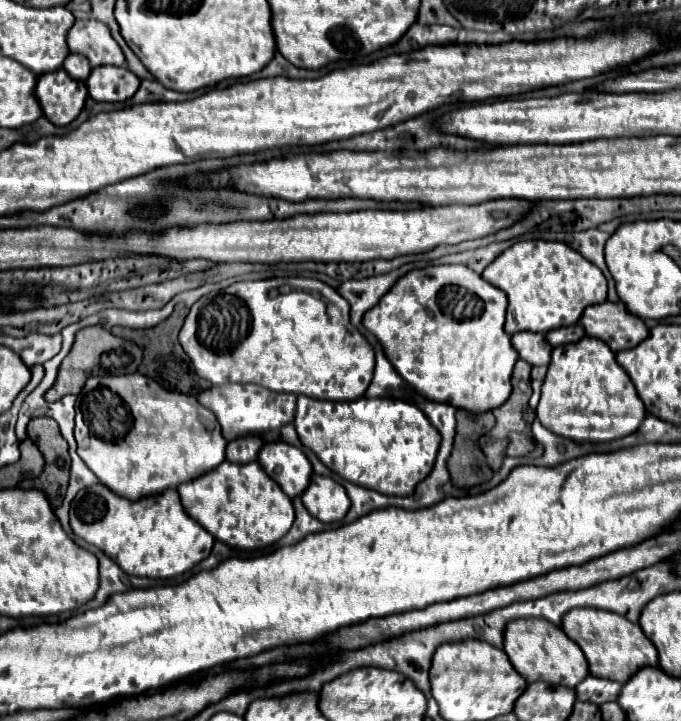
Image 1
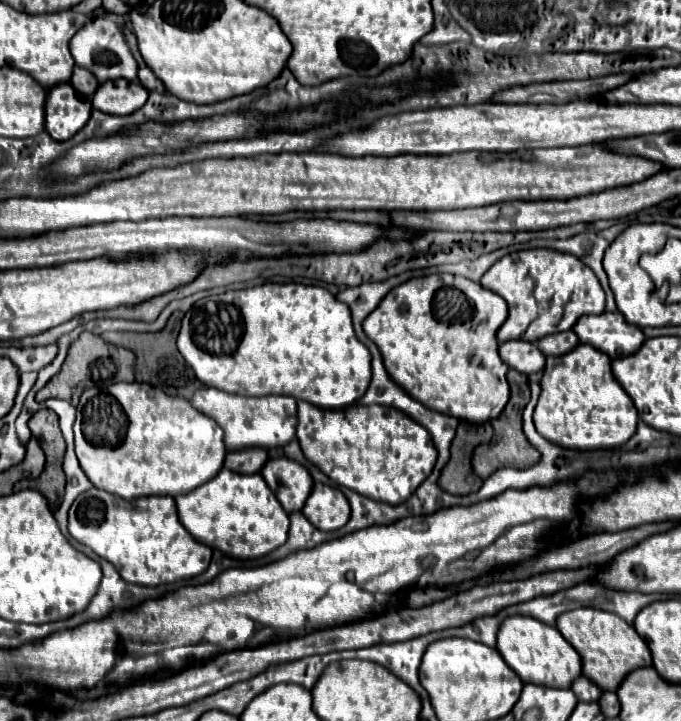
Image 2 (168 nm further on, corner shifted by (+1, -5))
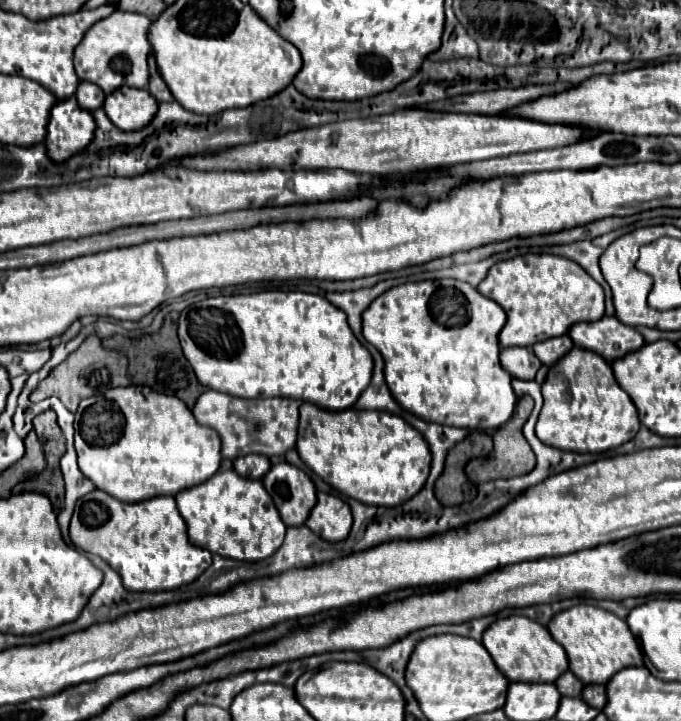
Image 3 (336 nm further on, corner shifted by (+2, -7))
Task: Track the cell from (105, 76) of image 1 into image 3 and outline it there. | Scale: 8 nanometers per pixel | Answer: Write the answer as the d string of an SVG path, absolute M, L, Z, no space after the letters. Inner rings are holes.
M121 87L105 99L105 113L121 131L139 131L157 113L157 99L147 89Z

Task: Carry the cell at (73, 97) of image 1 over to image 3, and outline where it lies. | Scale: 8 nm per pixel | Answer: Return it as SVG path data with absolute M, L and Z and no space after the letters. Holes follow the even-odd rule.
M75 99L57 101L47 125L45 147L51 161L65 163L69 157L87 149L95 133L95 119L89 111L81 111Z

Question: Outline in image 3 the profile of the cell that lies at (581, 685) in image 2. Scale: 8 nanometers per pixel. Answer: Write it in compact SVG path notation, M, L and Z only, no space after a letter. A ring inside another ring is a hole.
M565 671L557 681L555 681L557 689L561 695L567 695L567 697L579 697L581 695L581 687L583 683L571 673L571 671Z

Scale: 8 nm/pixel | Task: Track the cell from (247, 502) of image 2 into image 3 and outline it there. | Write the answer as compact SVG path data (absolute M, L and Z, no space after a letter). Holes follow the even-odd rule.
M233 469L215 473L205 483L177 493L175 499L189 539L215 555L235 561L261 561L271 557L283 543L285 525L263 483L241 479Z

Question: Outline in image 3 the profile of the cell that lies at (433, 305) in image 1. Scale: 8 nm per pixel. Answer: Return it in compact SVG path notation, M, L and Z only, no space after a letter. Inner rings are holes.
M437 279L405 283L379 295L361 315L363 337L385 359L385 381L391 395L409 413L463 429L497 429L513 415L517 397L511 387L511 375L499 363L499 331L505 325L505 311L475 287L457 279Z

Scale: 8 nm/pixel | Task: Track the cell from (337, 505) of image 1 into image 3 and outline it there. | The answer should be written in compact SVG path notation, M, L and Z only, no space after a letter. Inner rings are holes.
M319 493L317 505L305 525L325 541L341 541L349 535L351 523L351 509L343 499L331 493Z

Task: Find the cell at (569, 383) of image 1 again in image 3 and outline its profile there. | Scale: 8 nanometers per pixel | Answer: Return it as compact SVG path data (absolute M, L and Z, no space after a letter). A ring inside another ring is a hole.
M573 347L547 373L543 383L545 405L535 427L537 437L563 451L603 453L631 441L639 431L639 417L631 397L619 387L611 365L593 351Z

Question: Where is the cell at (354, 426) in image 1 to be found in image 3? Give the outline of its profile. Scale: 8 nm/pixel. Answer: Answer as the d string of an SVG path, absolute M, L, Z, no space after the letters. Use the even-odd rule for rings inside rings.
M313 403L301 405L295 449L301 461L339 493L385 507L411 499L425 485L431 463L425 439L401 417L385 411L325 411Z

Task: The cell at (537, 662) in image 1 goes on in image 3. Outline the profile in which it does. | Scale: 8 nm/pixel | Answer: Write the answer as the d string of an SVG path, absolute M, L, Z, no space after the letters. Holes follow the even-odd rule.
M509 615L493 621L483 631L483 647L489 651L495 665L509 681L533 681L533 683L553 683L561 673L569 669L565 651L561 645L551 639L547 627L531 621L523 615Z

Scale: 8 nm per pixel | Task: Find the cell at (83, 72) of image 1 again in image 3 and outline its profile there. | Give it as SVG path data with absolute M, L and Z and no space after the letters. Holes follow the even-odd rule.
M81 83L81 87L77 87L77 95L75 95L77 103L81 109L85 111L95 111L99 107L103 107L103 101L105 101L105 93L93 85L93 83Z

